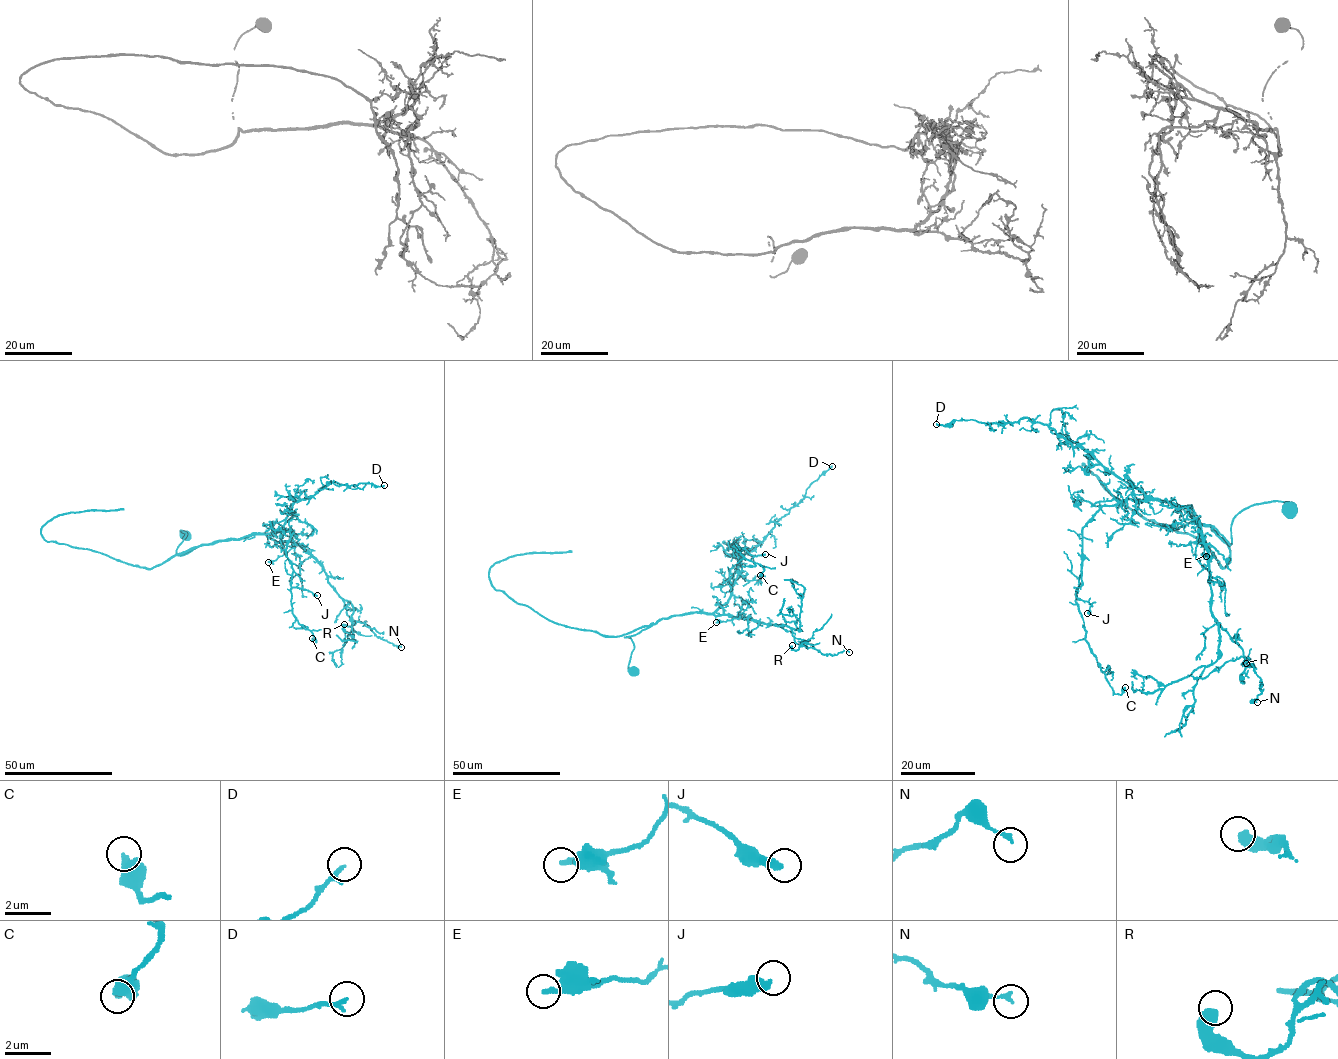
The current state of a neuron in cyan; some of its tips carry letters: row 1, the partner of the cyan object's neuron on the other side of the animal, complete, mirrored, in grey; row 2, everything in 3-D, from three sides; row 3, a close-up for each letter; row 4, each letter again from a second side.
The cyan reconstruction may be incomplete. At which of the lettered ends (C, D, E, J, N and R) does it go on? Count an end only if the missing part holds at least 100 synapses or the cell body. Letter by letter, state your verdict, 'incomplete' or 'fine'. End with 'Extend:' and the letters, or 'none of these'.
C: fine
D: fine
E: fine
J: fine
N: fine
R: fine
Extend: none of these

